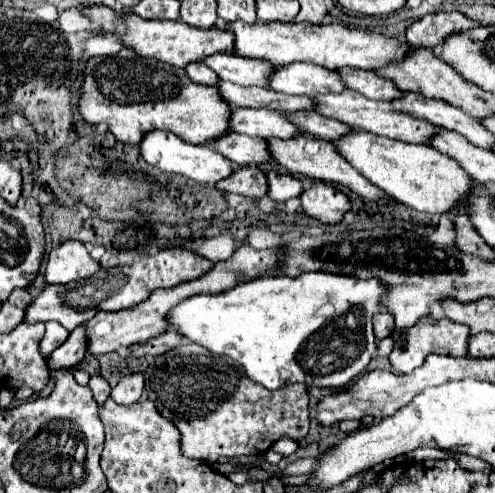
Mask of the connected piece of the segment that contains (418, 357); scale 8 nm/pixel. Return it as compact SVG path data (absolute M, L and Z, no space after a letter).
M423 317L419 323L409 327L407 331L401 331L395 335L395 347L389 355L389 361L397 373L411 373L417 367L423 365L425 357L431 353L445 353L445 355L469 355L469 337L471 331L467 325L459 325L449 319L433 319L433 317Z

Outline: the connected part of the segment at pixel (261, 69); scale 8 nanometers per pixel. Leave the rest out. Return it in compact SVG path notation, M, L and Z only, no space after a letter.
M215 53L203 59L221 81L231 81L237 85L259 85L263 87L263 75L271 71L271 63L259 63L259 59L243 59L231 53Z

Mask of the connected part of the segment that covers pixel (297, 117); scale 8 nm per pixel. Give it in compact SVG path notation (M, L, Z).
M295 111L295 113L287 113L285 115L295 127L299 127L299 131L327 139L327 141L335 141L341 135L345 135L345 131L349 131L349 127L337 119L329 119L323 115L317 115L315 111Z

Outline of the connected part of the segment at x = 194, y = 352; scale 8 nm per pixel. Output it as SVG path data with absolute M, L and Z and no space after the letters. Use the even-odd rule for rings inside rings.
M187 343L155 357L153 365L145 371L145 391L147 397L157 405L157 411L169 419L181 433L181 451L185 457L219 461L221 457L233 459L241 455L263 455L281 437L301 441L309 431L309 395L303 383L291 383L281 387L279 393L265 389L263 385L251 381L245 369L239 367L227 355L213 355L197 343Z

